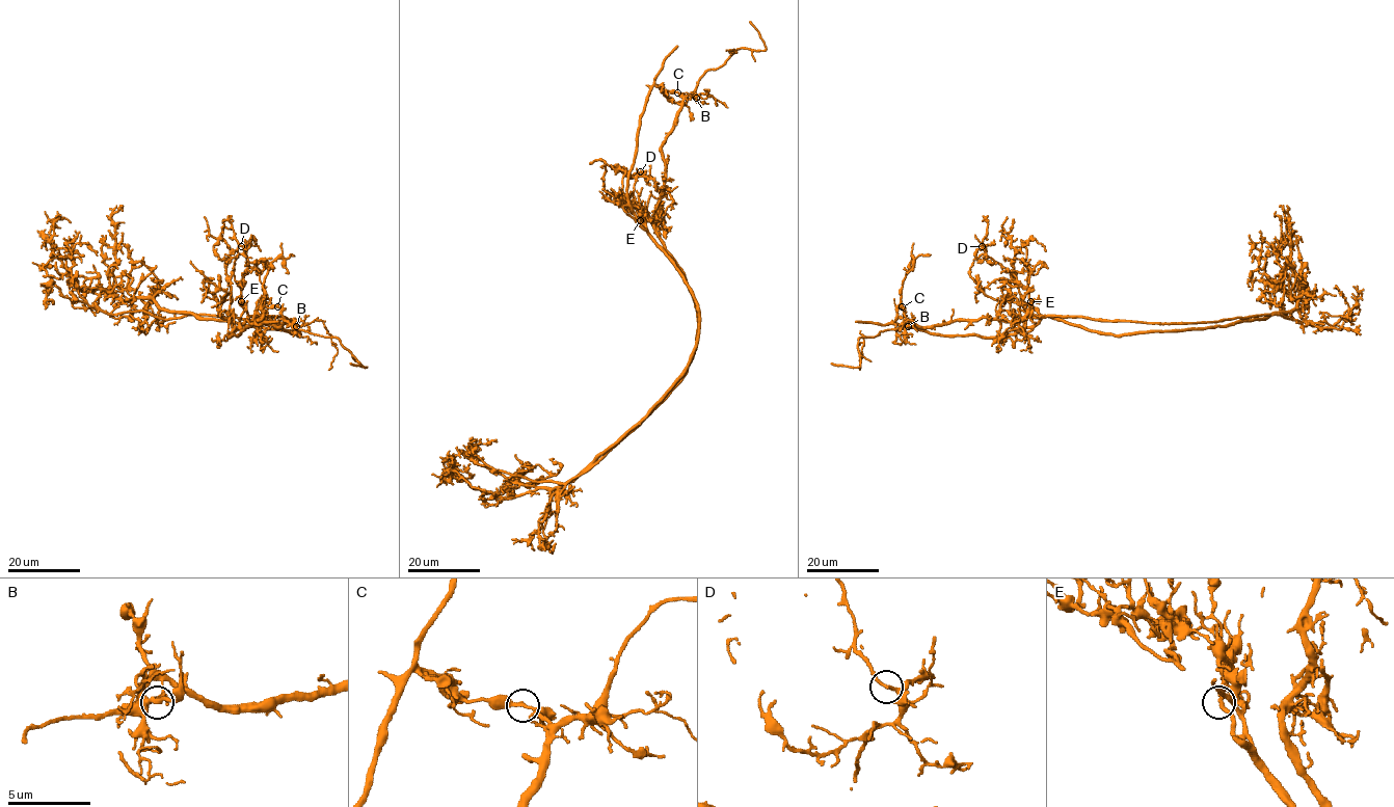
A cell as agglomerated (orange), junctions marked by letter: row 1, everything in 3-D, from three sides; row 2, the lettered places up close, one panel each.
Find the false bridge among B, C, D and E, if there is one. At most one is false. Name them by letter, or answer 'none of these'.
C

